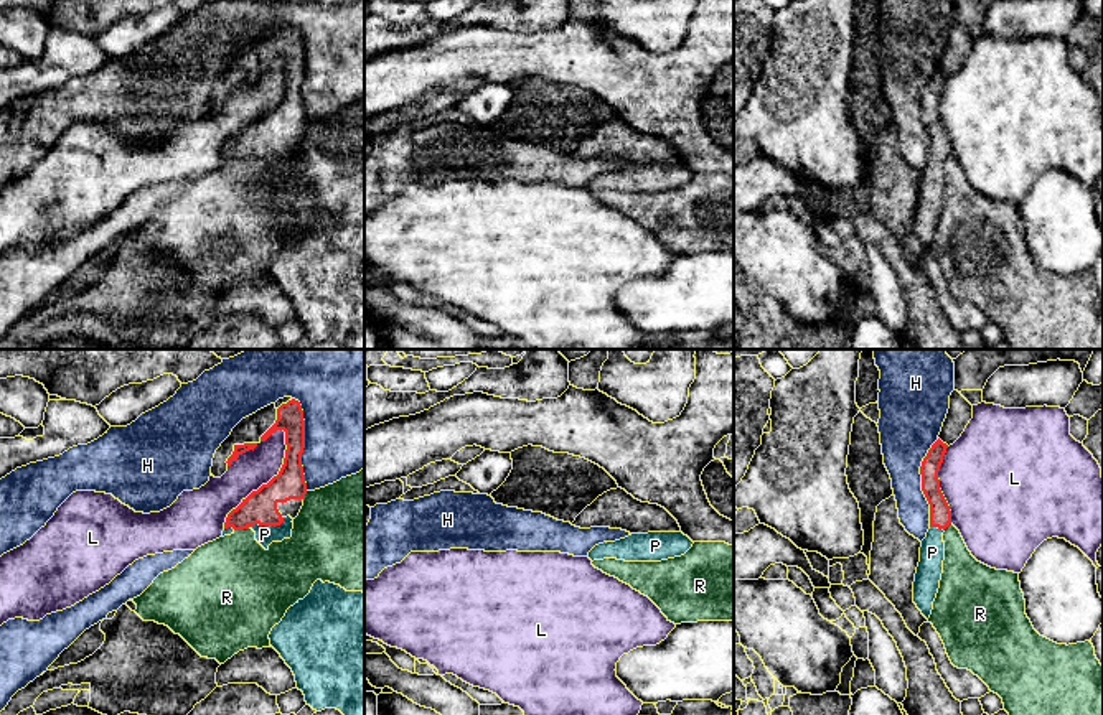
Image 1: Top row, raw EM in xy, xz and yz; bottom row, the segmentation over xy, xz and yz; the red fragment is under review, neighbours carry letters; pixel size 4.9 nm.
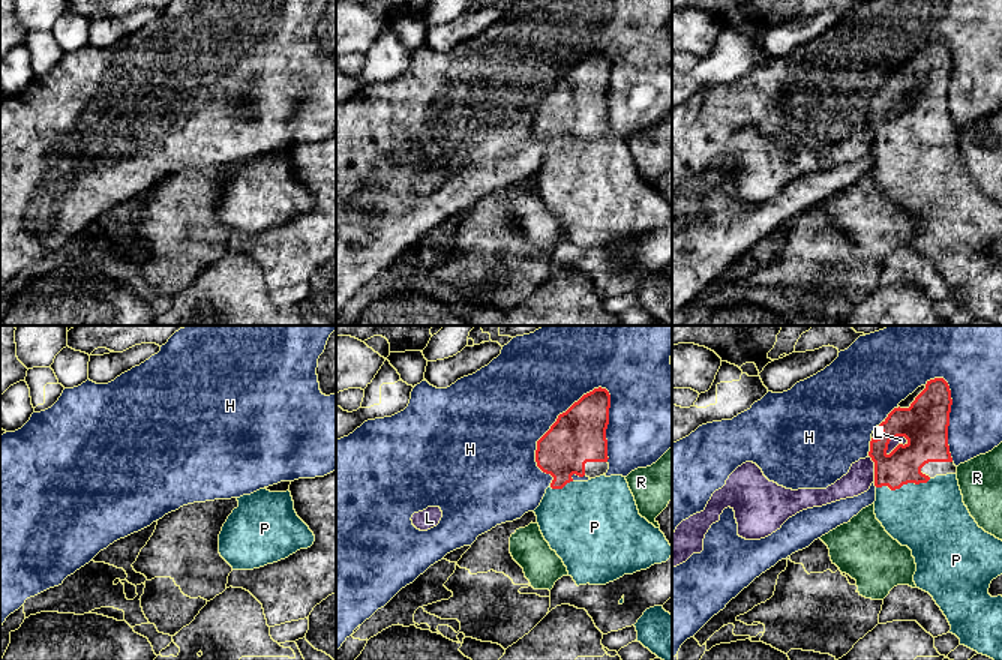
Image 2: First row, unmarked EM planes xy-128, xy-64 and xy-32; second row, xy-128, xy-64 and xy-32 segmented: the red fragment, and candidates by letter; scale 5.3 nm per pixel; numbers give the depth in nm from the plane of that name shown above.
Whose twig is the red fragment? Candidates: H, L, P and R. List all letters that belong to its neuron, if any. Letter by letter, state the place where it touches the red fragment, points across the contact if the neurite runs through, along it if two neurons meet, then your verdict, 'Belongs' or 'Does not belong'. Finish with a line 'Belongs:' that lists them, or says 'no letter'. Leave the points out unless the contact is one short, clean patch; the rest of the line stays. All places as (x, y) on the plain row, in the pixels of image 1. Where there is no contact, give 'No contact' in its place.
H: Touches red at xy (304, 74). Does not belong
L: Touches red at xy (269, 112). Does not belong
P: Touches red at xy (267, 155). Path across: xy (259, 139), (267, 155), (264, 165). Belongs
R: Touches red at xy (241, 158). Boundary: xy (249, 157), (234, 162). Does not belong
Belongs: P

